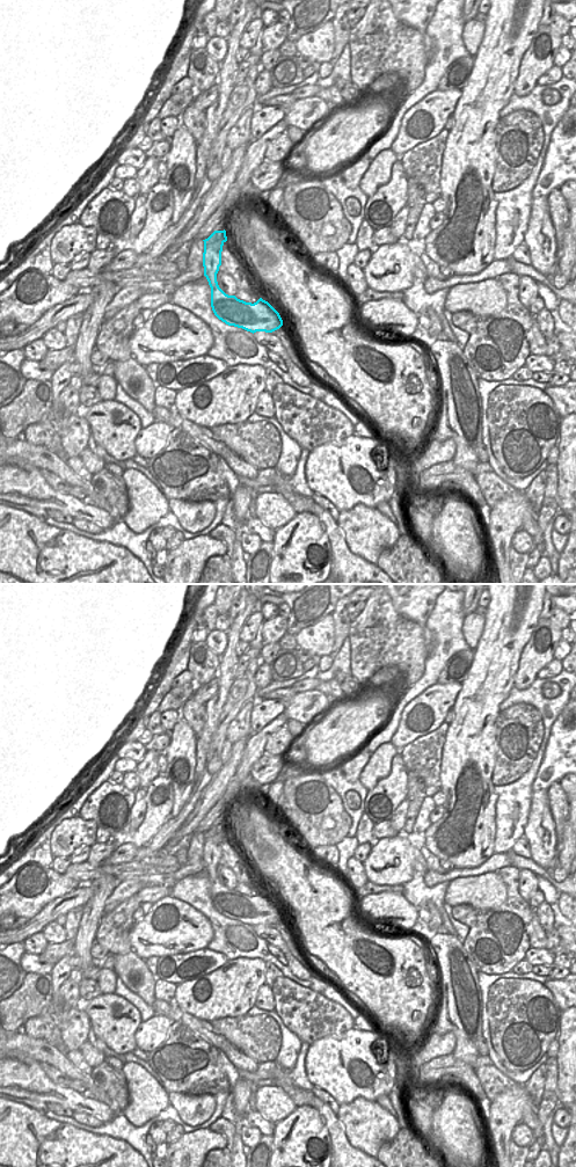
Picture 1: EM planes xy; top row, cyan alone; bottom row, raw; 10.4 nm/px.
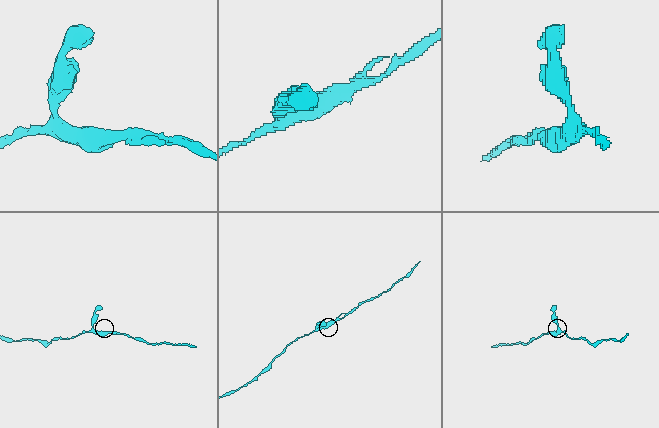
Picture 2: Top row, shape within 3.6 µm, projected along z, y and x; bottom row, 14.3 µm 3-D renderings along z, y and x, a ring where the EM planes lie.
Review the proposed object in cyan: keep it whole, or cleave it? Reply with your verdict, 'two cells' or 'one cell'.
one cell

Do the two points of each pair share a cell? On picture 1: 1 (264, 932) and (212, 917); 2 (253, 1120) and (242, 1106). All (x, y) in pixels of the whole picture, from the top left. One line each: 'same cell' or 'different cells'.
1: different cells
2: different cells

